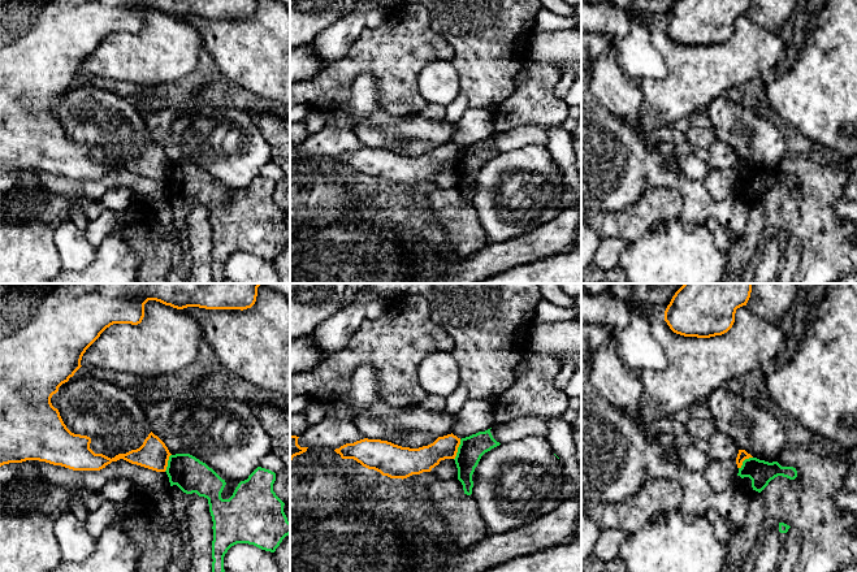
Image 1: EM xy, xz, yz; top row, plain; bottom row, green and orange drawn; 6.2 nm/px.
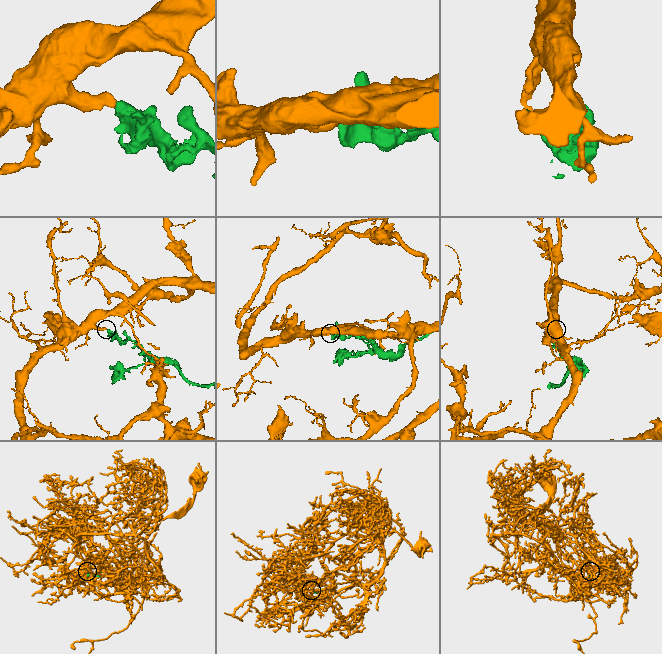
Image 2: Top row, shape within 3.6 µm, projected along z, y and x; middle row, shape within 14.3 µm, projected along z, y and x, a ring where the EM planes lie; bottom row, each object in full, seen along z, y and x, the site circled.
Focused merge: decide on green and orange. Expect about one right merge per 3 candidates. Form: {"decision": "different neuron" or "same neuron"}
{"decision": "different neuron"}

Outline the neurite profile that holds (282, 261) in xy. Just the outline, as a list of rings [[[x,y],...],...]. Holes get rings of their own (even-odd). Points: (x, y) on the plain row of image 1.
[[[290,243],[286,244],[274,260],[278,283],[290,283]]]

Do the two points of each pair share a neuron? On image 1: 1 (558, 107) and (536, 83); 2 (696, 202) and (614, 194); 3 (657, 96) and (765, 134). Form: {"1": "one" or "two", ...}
{"1": "one", "2": "one", "3": "two"}

